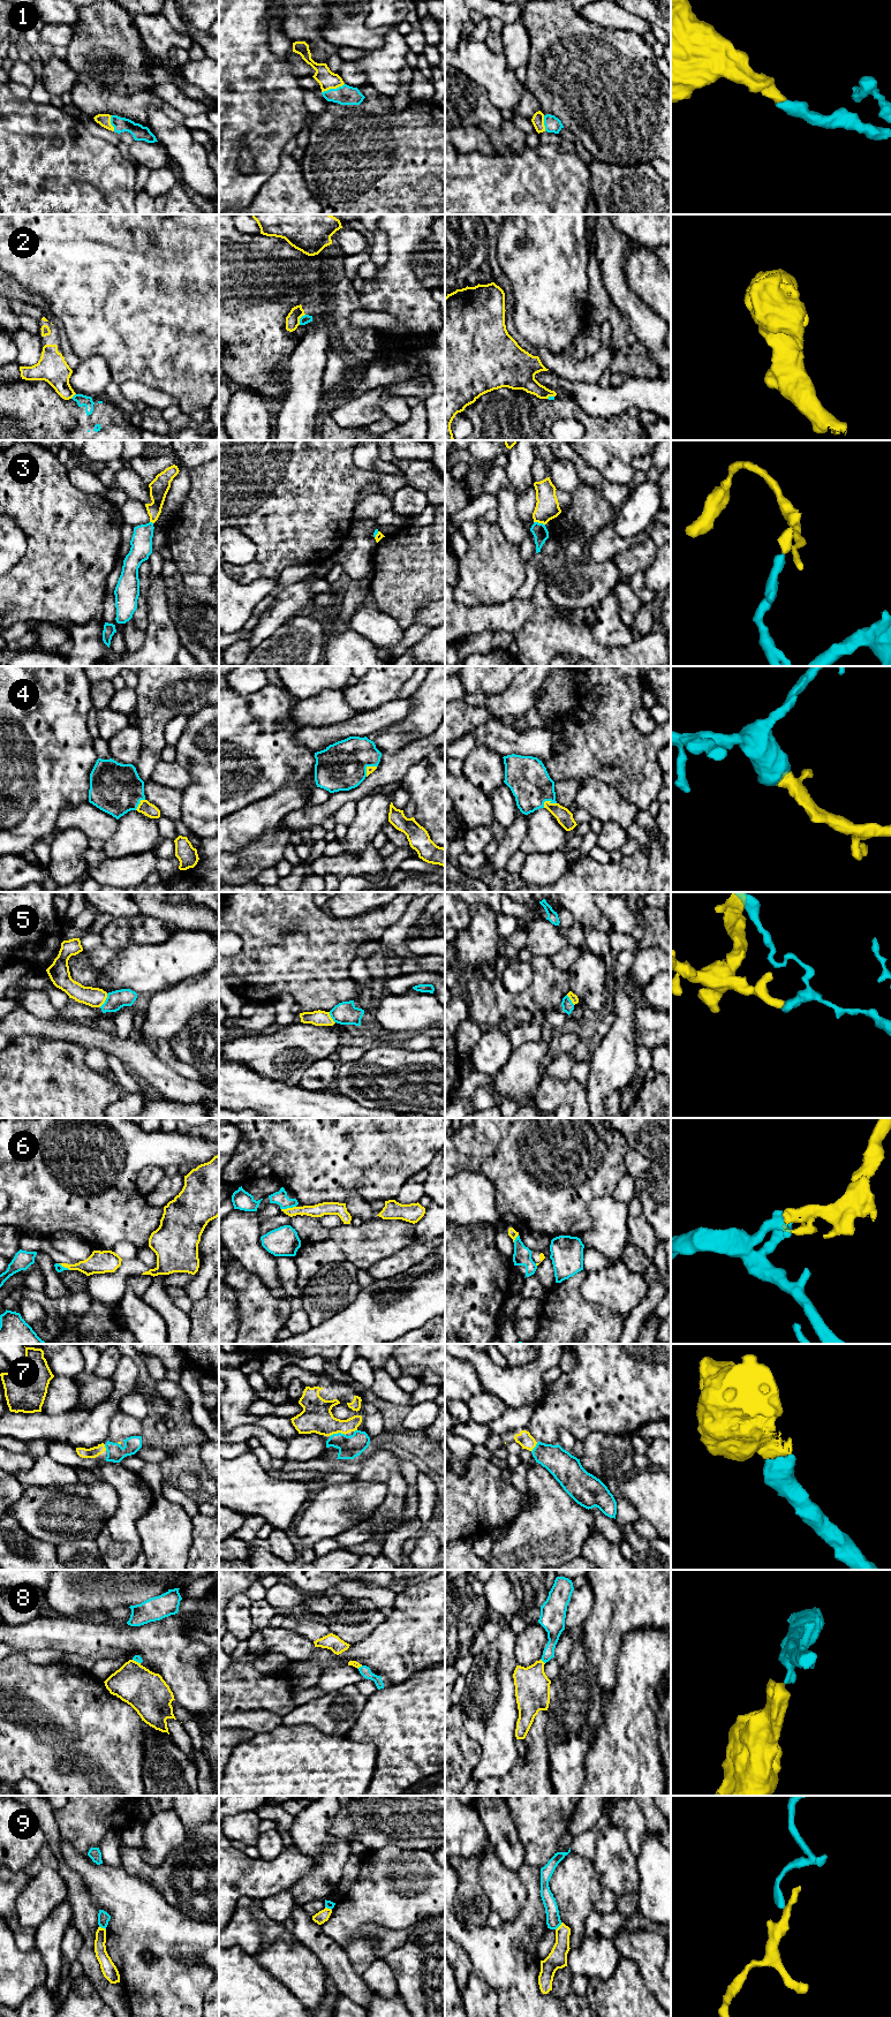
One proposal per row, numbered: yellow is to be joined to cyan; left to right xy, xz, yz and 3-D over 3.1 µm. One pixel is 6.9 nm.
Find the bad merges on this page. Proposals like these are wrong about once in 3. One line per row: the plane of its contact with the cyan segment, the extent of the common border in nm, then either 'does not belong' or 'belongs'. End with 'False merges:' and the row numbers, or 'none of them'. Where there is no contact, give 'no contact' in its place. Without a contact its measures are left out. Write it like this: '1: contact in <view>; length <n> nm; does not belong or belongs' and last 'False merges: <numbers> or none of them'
1: contact in xz; length 170 nm; belongs
2: contact in xz; length 90 nm; does not belong
3: contact in yz; length 80 nm; does not belong
4: contact in yz; length 100 nm; belongs
5: contact in xy; length 110 nm; does not belong
6: contact in xz; length 110 nm; does not belong
7: contact in xz; length 110 nm; belongs
8: contact in yz; length 50 nm; does not belong
9: contact in yz; length 70 nm; does not belong
False merges: 2, 3, 5, 6, 8, 9

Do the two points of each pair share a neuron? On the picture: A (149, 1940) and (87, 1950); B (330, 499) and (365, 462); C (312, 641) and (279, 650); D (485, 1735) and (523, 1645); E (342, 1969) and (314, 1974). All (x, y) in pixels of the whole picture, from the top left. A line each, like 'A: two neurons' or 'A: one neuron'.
A: two neurons
B: two neurons
C: one neuron
D: two neurons
E: two neurons

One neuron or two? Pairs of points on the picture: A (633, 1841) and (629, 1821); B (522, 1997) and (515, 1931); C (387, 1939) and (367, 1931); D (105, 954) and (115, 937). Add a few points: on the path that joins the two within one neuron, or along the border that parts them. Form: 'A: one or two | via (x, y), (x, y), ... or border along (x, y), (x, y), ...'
A: one | via (633, 1836), (633, 1826)
B: one | via (515, 1981), (514, 1947)
C: one | via (383, 1939), (371, 1932)
D: two | border along (104, 944), (118, 950)

